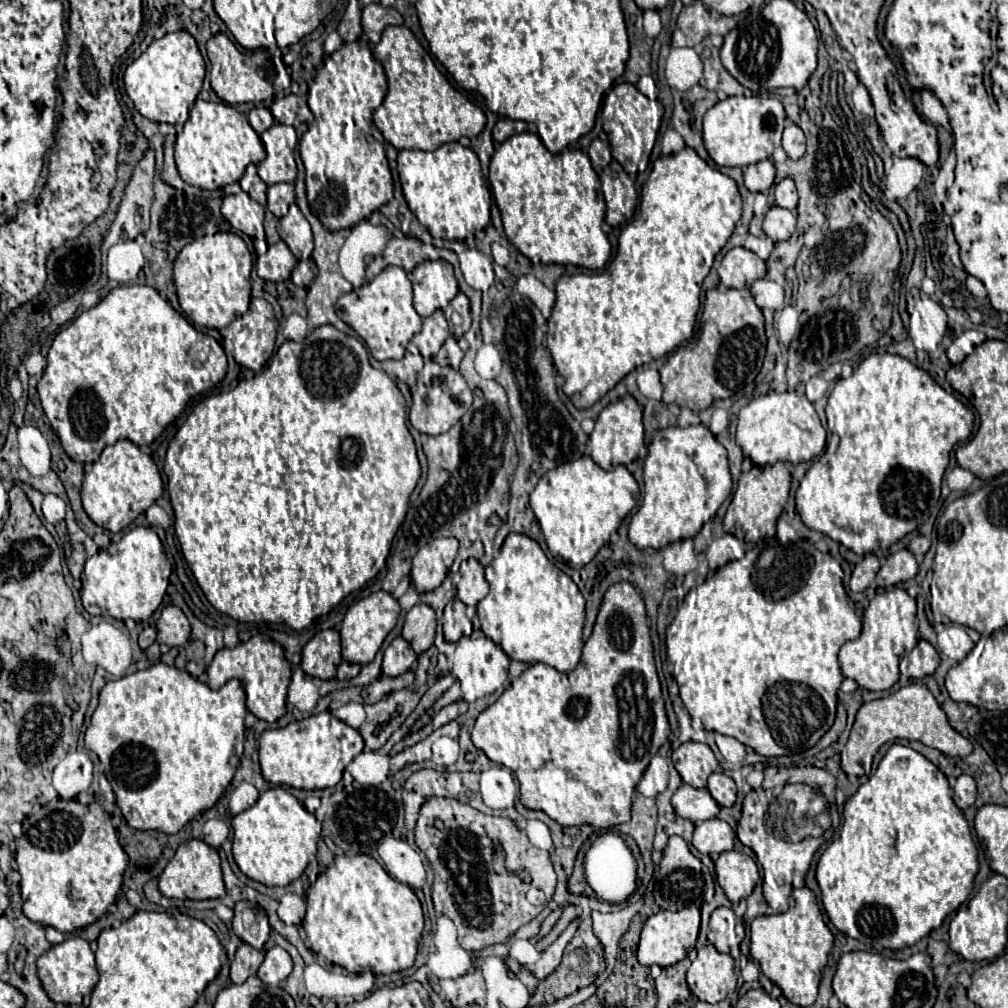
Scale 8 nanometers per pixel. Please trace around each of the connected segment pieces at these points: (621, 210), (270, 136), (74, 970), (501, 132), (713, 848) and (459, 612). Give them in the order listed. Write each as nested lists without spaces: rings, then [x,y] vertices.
[[[611,161],[609,167],[601,173],[603,195],[607,203],[607,217],[605,221],[613,227],[625,225],[633,219],[637,207],[637,191],[629,175],[617,161]]]
[[[275,123],[273,127],[261,133],[261,141],[265,145],[267,157],[257,165],[259,177],[267,185],[293,183],[297,177],[294,151],[299,144],[295,128]]]
[[[73,937],[59,945],[53,945],[49,951],[45,951],[45,955],[41,955],[41,959],[37,961],[37,967],[39,967],[37,971],[39,979],[49,999],[63,1005],[81,1005],[83,997],[89,995],[99,981],[99,975],[95,969],[95,957],[89,949],[89,943],[83,941],[81,937]]]
[[[501,119],[501,121],[497,121],[497,125],[493,127],[493,141],[495,141],[495,143],[503,143],[507,137],[511,137],[511,135],[523,131],[523,127],[527,129],[527,125],[521,123],[521,121]]]
[[[709,819],[695,825],[693,845],[697,851],[705,855],[719,855],[723,851],[731,851],[735,843],[735,831],[721,819]]]
[[[453,601],[443,611],[443,631],[447,641],[459,641],[461,637],[470,636],[473,625],[465,614],[466,605],[461,601]]]

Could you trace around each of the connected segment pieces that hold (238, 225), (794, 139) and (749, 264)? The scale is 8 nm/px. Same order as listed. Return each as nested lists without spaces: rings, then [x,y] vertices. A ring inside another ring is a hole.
[[[237,193],[237,195],[229,195],[223,197],[223,205],[221,205],[221,215],[241,233],[249,235],[249,237],[257,237],[257,239],[265,239],[263,233],[263,215],[265,215],[265,207],[259,205],[257,201],[253,201],[247,193]]]
[[[791,123],[785,127],[783,131],[783,149],[787,151],[787,155],[795,161],[795,159],[801,159],[803,153],[805,153],[805,135],[803,131]]]
[[[733,247],[725,253],[719,269],[719,279],[731,289],[749,289],[757,279],[765,277],[765,261],[745,247]]]

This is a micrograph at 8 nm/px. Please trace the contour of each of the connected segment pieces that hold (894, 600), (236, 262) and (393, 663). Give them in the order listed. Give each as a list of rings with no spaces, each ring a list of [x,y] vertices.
[[[895,587],[893,591],[881,593],[875,599],[871,599],[869,607],[863,613],[861,635],[853,641],[847,641],[839,651],[839,665],[843,677],[857,681],[857,685],[867,691],[891,689],[899,681],[901,657],[907,655],[919,641],[915,611],[915,599],[911,599],[901,587]]]
[[[237,233],[205,235],[185,245],[177,255],[173,267],[177,299],[181,309],[193,323],[201,327],[227,327],[233,319],[241,317],[249,307],[251,267],[251,253]]]
[[[397,637],[385,649],[385,655],[383,655],[383,675],[399,677],[399,675],[403,675],[403,673],[407,673],[411,669],[415,659],[417,659],[417,655],[409,647],[409,643],[405,643],[401,637]]]

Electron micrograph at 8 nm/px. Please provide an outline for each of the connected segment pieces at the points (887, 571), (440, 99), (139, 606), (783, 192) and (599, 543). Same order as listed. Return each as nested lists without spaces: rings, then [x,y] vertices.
[[[903,549],[903,551],[897,551],[895,555],[887,557],[885,565],[879,569],[877,573],[877,585],[883,587],[883,589],[893,589],[895,585],[903,583],[903,581],[909,581],[917,575],[919,567],[917,567],[917,561],[913,559],[913,555]]]
[[[405,25],[387,27],[381,41],[373,47],[373,55],[383,65],[389,83],[381,107],[373,113],[373,123],[383,139],[395,149],[435,151],[443,143],[459,141],[461,137],[475,137],[483,131],[483,111],[447,81],[447,77],[435,67],[431,55]]]
[[[135,527],[125,533],[119,543],[111,543],[107,549],[101,549],[97,555],[87,559],[83,575],[81,603],[89,615],[147,621],[163,601],[171,565],[167,563],[157,533],[147,527]]]
[[[785,177],[775,185],[775,203],[791,211],[797,207],[797,189],[791,177]]]
[[[581,457],[547,471],[529,495],[529,501],[549,551],[559,555],[571,569],[581,569],[593,561],[597,551],[609,541],[611,533],[637,505],[639,485],[625,467],[605,471],[591,457]]]

